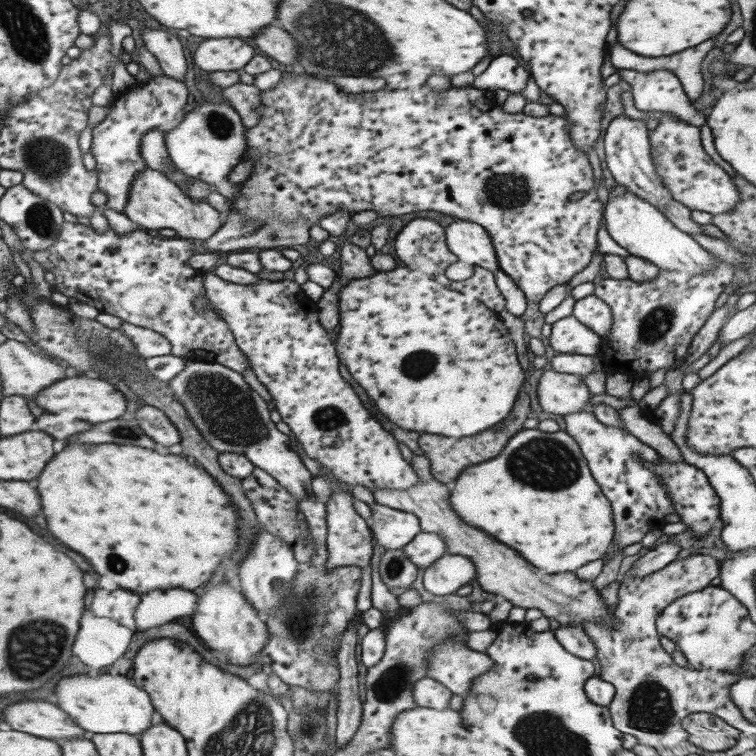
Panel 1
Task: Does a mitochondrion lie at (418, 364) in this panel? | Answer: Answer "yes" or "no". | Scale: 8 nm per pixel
yes

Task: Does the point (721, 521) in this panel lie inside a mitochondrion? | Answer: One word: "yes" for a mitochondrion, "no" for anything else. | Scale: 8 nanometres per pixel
no

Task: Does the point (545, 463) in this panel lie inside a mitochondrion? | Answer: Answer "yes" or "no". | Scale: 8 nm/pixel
yes

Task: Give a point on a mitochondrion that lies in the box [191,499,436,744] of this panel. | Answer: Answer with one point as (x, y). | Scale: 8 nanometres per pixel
(299, 615)

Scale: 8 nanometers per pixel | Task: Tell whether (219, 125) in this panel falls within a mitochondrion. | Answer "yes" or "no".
yes

